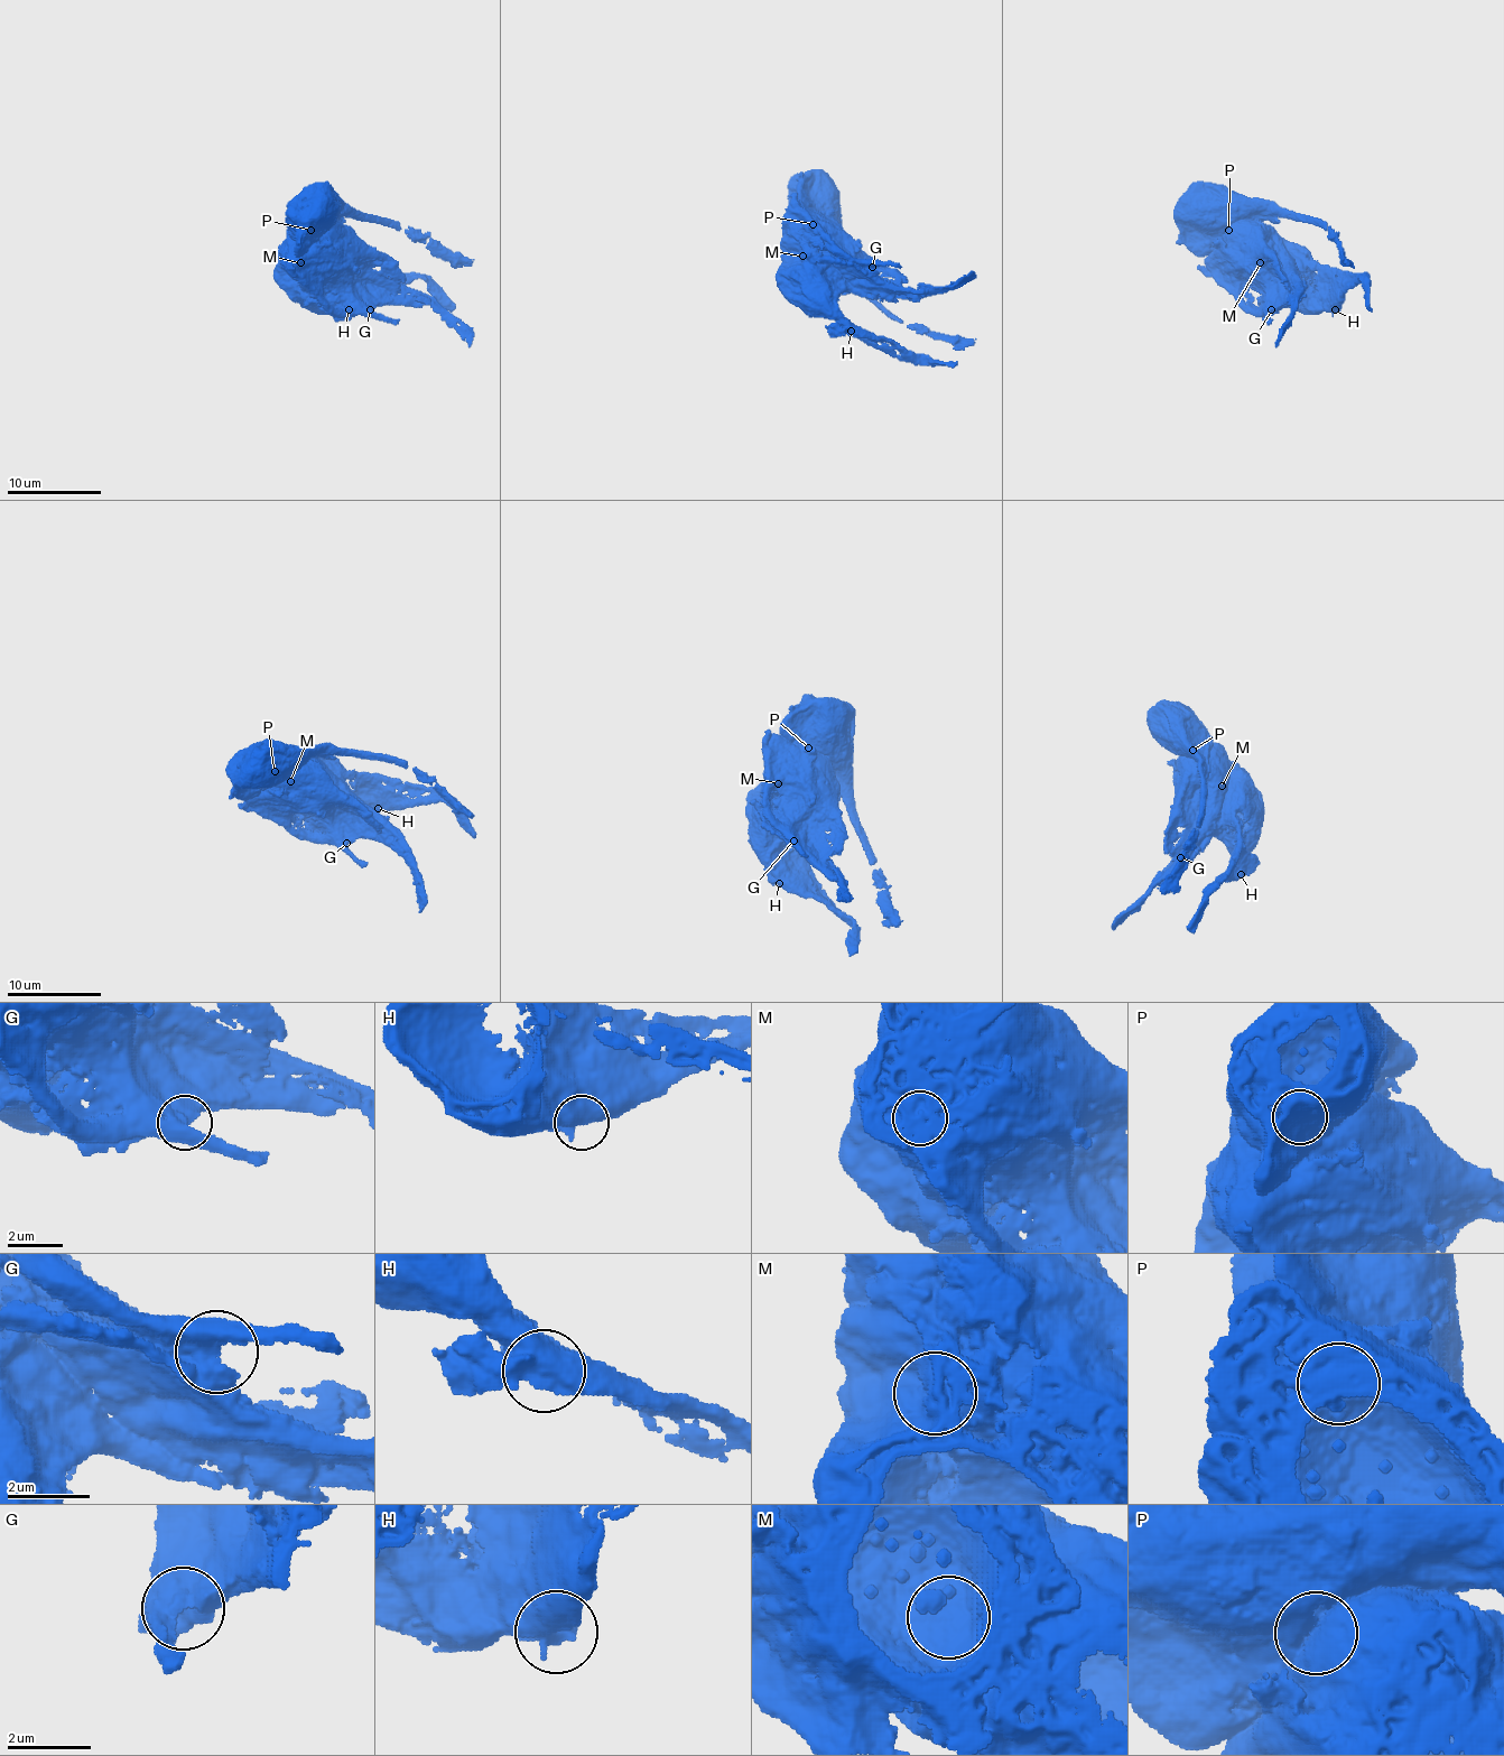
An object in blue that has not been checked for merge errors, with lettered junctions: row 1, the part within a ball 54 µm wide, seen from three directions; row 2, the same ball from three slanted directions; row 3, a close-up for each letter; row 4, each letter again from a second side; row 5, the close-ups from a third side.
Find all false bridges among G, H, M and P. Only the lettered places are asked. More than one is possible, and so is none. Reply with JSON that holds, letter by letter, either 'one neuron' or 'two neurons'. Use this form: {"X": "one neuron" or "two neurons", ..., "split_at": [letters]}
{"G": "one neuron", "H": "one neuron", "M": "two neurons", "P": "two neurons", "split_at": ["M", "P"]}

